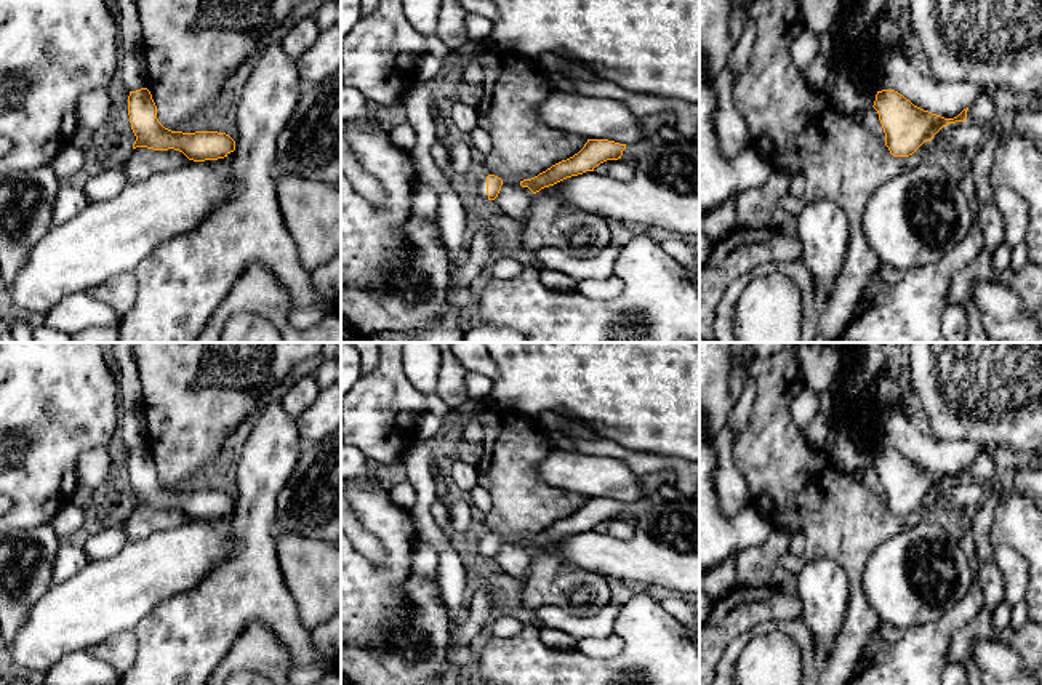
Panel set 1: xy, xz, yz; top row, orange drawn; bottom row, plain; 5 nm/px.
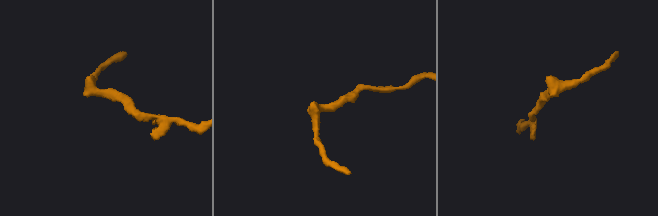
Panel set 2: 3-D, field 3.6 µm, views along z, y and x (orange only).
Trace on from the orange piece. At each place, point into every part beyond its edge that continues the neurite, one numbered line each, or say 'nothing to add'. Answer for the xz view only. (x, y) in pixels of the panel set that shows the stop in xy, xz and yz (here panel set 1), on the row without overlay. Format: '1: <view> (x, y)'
1: xz (480, 548)

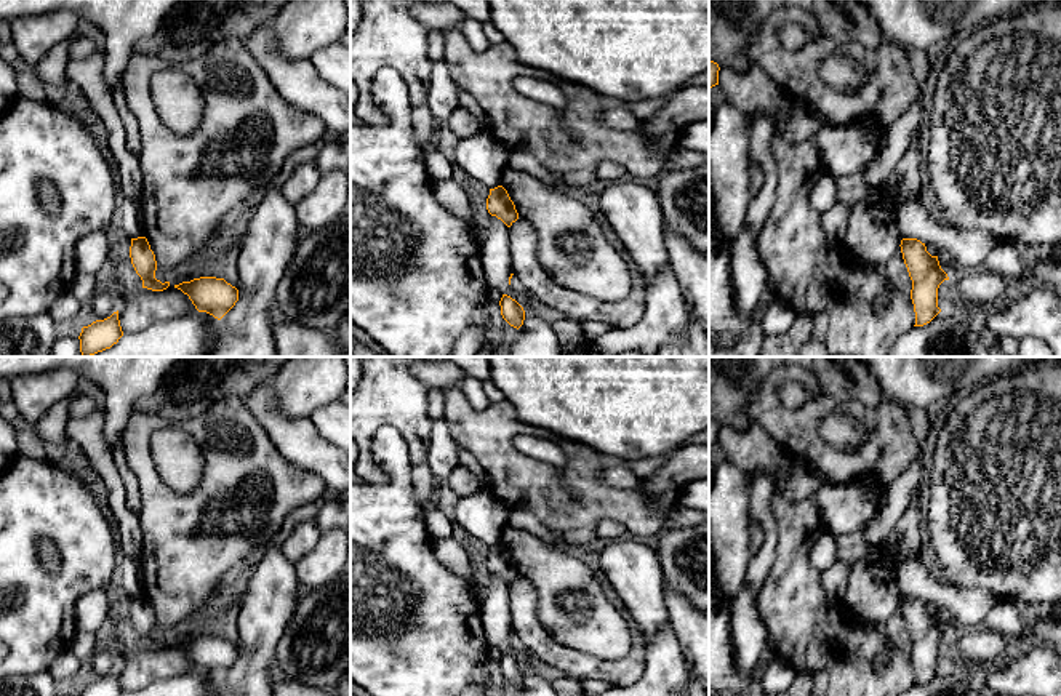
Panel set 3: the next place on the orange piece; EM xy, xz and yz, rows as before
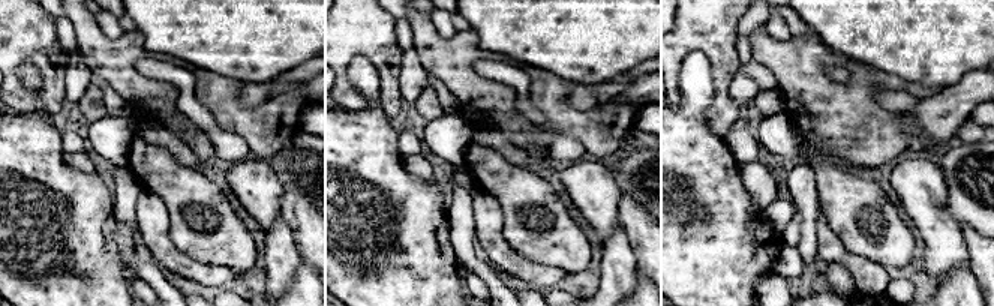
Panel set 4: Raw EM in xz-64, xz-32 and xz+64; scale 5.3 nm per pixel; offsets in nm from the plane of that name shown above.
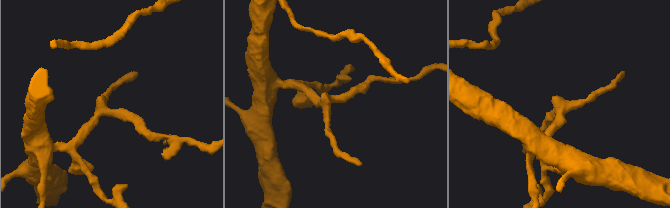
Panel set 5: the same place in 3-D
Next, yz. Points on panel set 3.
nothing to add

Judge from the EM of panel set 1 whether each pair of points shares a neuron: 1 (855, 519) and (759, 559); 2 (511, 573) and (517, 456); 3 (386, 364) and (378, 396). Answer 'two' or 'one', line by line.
1: two
2: one
3: one

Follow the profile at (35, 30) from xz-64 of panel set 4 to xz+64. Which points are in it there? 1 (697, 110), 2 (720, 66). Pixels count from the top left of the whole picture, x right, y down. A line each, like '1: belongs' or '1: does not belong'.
1: does not belong
2: belongs

